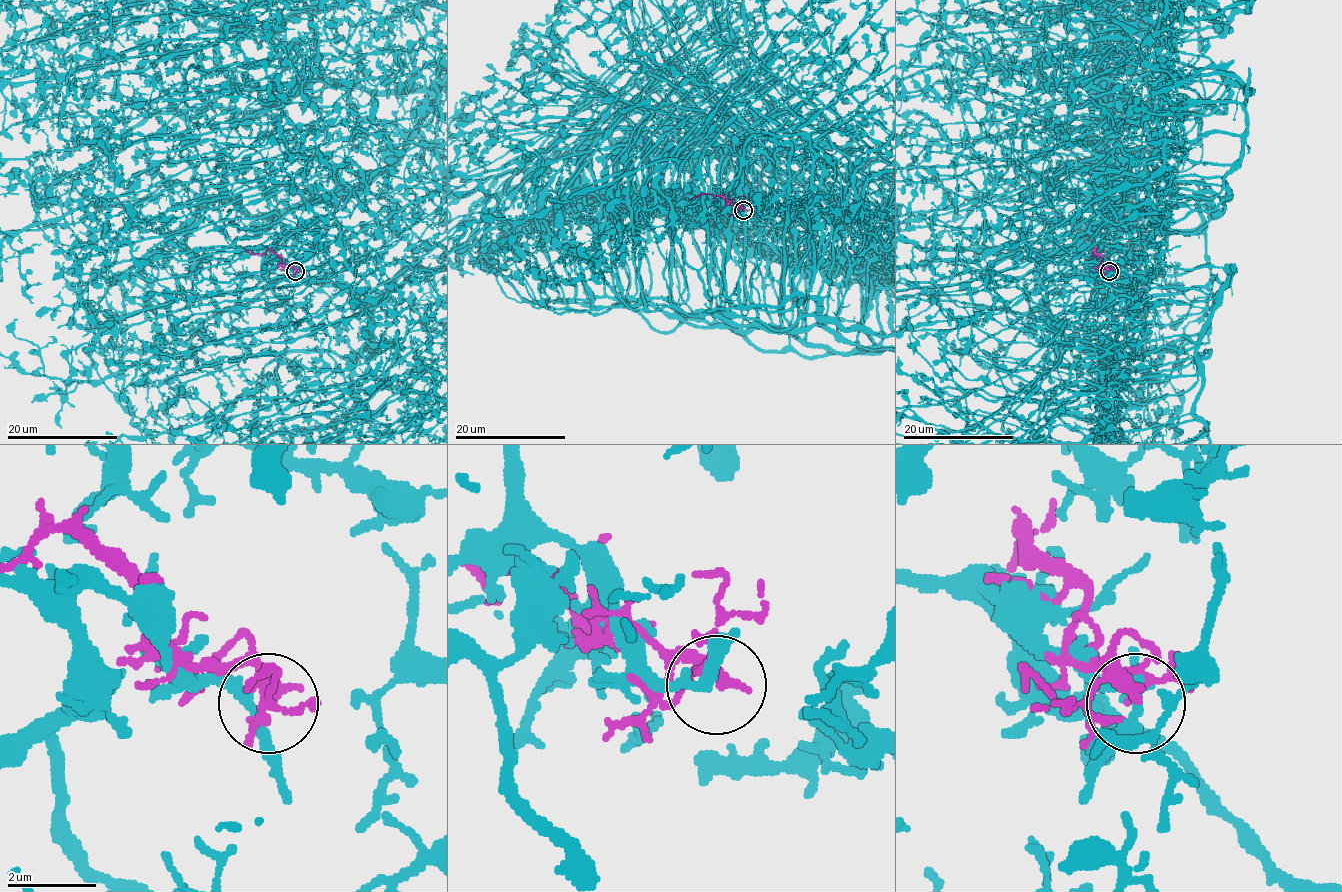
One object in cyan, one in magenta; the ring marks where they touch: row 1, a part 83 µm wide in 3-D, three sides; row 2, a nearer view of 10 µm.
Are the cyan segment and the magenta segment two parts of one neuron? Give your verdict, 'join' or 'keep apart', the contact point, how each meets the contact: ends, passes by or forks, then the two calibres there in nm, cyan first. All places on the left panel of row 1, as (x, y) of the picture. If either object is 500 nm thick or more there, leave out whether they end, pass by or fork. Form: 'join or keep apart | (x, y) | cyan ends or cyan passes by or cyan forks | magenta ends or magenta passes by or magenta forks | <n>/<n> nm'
keep apart | (295, 271) | cyan passes by | magenta passes by | 240/240 nm

